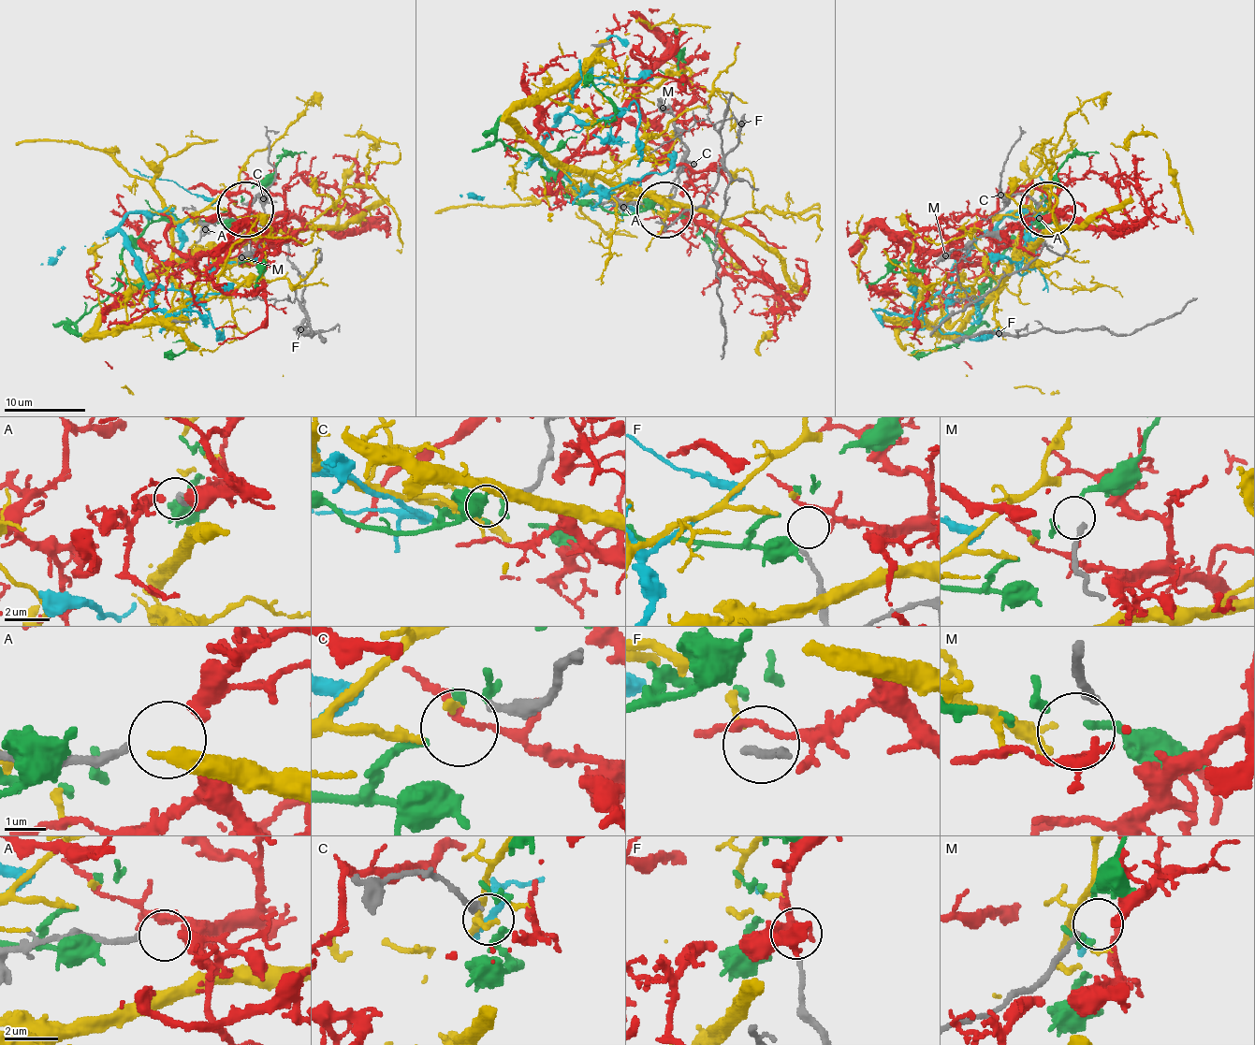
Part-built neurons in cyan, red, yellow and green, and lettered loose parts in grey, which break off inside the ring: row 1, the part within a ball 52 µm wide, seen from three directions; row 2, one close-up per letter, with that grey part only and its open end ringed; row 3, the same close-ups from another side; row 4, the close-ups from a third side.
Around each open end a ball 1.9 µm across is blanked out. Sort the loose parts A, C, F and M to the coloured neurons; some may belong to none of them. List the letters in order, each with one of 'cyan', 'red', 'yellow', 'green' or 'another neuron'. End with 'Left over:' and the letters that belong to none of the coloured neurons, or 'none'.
A: red
C: yellow
F: another neuron
M: another neuron
Left over: F, M

